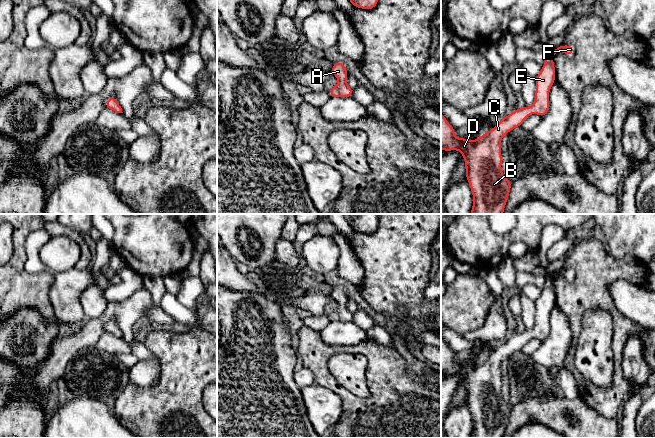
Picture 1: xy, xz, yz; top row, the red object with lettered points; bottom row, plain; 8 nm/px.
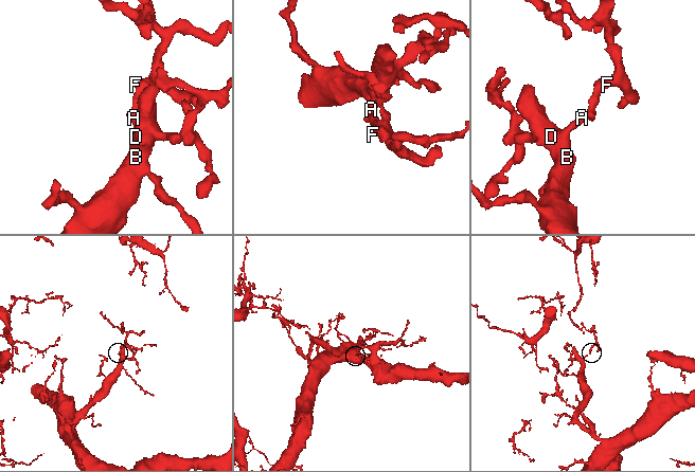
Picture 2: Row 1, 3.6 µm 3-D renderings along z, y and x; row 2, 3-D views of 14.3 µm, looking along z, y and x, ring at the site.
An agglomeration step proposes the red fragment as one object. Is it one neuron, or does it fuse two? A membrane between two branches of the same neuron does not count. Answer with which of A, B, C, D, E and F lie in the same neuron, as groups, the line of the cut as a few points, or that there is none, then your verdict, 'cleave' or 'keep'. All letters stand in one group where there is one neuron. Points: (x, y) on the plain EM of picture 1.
A B C D E F | no cut | keep

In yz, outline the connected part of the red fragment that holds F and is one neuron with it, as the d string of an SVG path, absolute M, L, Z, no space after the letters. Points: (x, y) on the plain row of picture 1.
M560 269L547 275L545 287L535 301L536 315L531 331L517 332L490 355L476 364L456 362L452 351L441 336L441 372L444 376L459 374L465 383L465 400L473 418L470 438L503 438L512 407L502 396L501 362L521 350L532 337L544 341L550 330L549 316L556 305L553 280L563 276L574 278L572 269Z

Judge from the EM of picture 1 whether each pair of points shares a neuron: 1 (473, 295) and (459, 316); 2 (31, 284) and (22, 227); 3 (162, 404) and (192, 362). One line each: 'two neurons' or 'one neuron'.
1: one neuron
2: one neuron
3: one neuron

